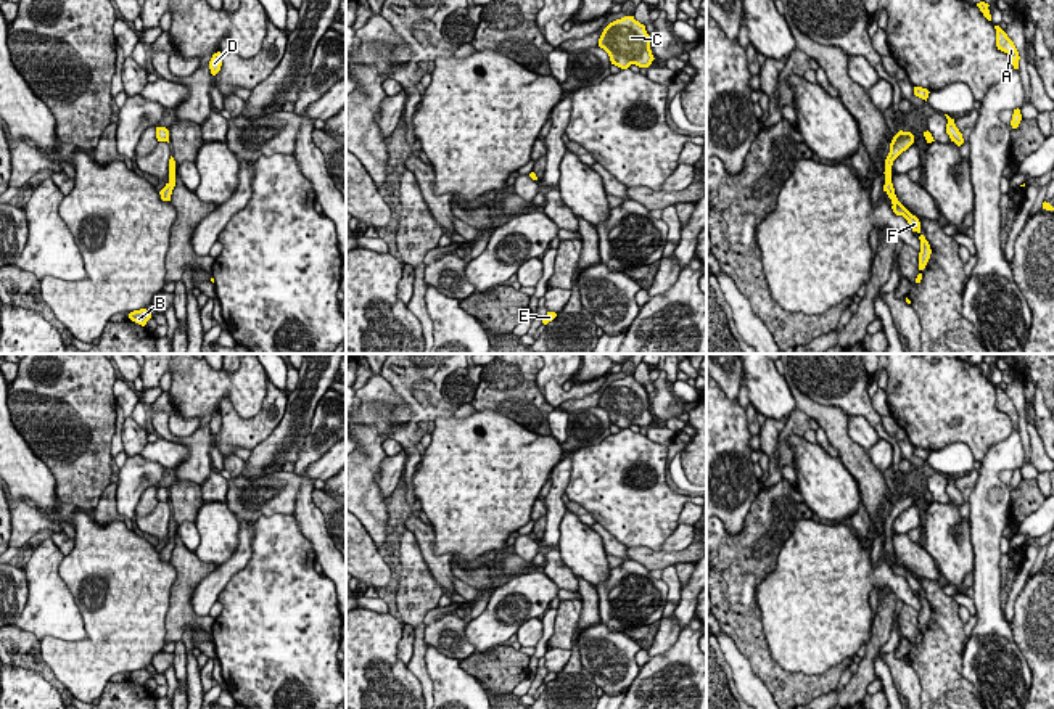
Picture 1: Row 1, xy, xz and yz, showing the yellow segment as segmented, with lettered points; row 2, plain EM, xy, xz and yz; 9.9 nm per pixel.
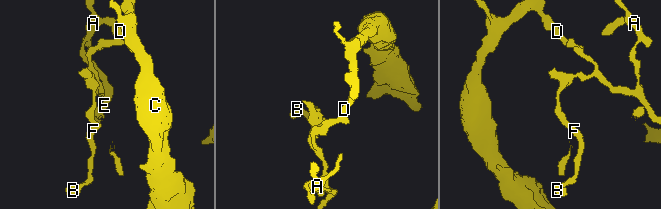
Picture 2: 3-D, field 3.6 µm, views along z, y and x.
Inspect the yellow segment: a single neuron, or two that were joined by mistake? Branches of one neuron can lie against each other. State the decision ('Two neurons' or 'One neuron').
Two neurons

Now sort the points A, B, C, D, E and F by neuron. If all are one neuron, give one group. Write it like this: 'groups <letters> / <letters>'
groups A C D E / B F

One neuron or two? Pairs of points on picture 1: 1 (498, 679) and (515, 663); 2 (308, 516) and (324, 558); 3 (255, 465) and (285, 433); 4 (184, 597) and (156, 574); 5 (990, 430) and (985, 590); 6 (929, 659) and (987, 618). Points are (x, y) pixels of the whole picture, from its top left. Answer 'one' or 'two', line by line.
1: one
2: one
3: one
4: two
5: two
6: two

